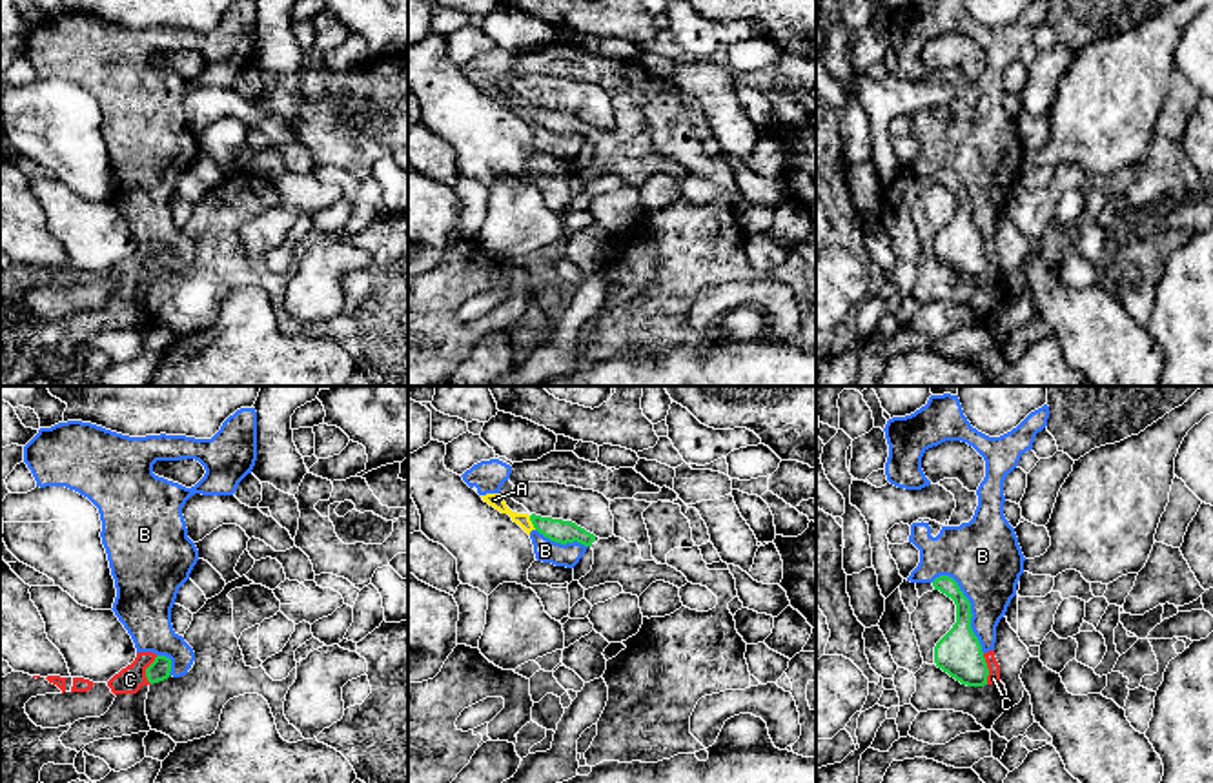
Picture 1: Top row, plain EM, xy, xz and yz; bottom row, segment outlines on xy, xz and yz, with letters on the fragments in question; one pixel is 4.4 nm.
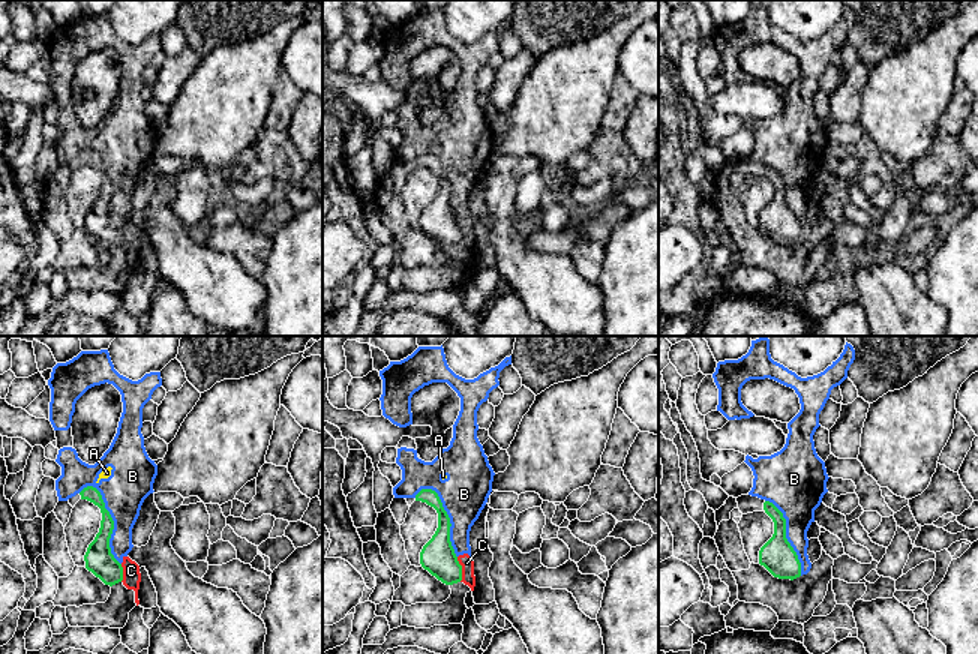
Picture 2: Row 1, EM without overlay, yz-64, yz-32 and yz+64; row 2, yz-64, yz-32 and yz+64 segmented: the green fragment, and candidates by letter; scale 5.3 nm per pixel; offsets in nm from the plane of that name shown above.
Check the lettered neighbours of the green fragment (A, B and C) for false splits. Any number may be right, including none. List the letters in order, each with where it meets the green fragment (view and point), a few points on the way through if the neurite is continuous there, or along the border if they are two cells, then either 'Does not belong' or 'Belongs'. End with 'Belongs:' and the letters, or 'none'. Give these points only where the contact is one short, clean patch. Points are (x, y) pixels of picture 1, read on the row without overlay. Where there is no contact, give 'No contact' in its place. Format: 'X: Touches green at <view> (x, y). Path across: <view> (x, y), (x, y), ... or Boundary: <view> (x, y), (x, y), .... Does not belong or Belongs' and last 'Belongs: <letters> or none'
A: Touches green at xz (532, 115). Boundary: xz (529, 108), (536, 121). Does not belong
B: Touches green at yz (969, 201). Does not belong
C: Touches green at yz (988, 261). Boundary: yz (982, 246), (988, 257), (988, 275). Does not belong
Belongs: none

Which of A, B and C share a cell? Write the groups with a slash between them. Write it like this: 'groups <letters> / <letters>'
groups A B C

